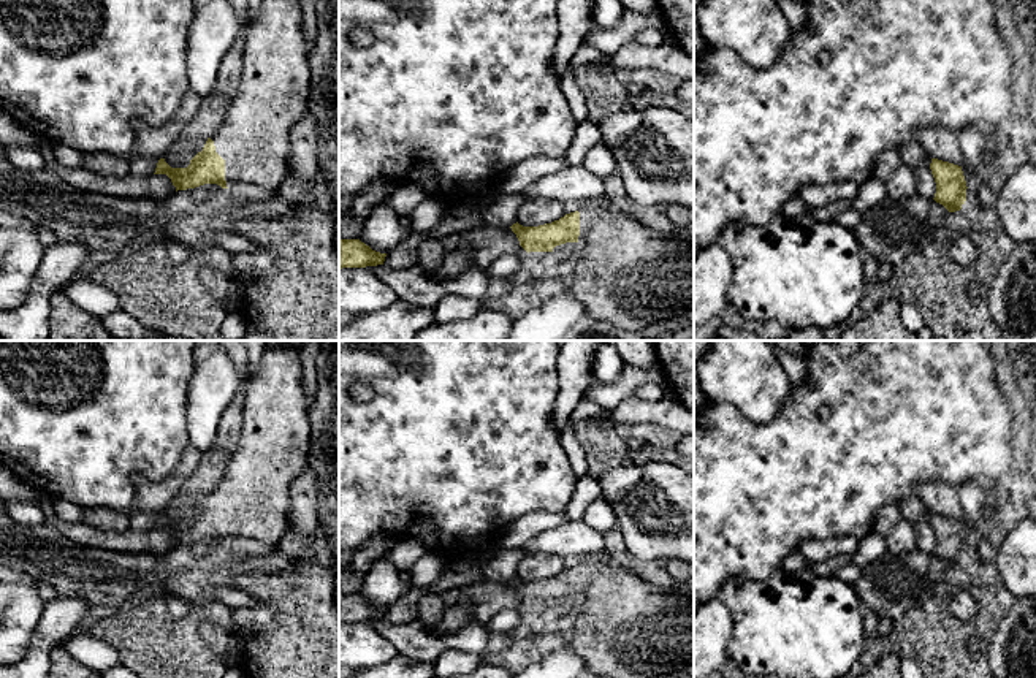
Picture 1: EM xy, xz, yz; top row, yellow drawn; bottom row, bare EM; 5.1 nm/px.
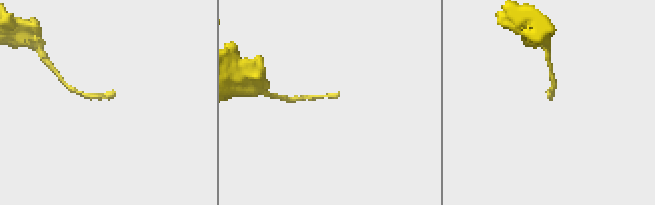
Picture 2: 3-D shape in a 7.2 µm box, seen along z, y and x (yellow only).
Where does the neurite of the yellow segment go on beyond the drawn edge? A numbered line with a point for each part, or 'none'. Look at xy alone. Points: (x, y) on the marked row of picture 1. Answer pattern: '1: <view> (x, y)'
1: xy (254, 140)

